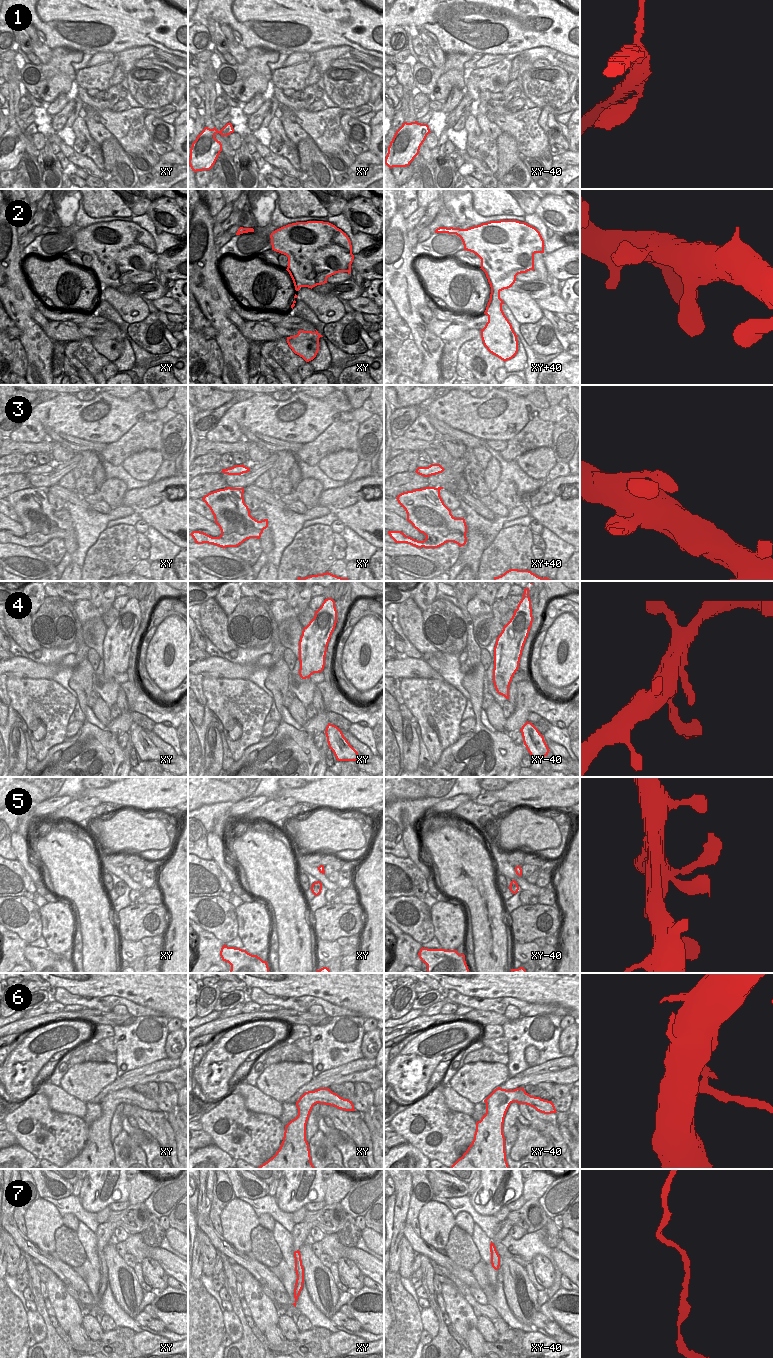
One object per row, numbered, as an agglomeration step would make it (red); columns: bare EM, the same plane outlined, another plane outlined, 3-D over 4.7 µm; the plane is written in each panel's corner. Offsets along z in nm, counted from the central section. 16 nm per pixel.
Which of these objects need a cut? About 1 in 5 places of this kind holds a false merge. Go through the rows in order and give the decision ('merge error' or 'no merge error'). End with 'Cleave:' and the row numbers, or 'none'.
1: no merge error
2: no merge error
3: no merge error
4: no merge error
5: no merge error
6: no merge error
7: no merge error
Cleave: none

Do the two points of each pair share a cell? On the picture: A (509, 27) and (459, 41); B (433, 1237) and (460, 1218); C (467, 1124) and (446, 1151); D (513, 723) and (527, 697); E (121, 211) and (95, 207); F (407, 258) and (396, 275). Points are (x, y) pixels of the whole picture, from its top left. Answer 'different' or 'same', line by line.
A: same
B: same
C: same
D: same
E: same
F: same

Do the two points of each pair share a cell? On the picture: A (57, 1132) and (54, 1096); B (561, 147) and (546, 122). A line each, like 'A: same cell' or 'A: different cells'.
A: different cells
B: same cell

